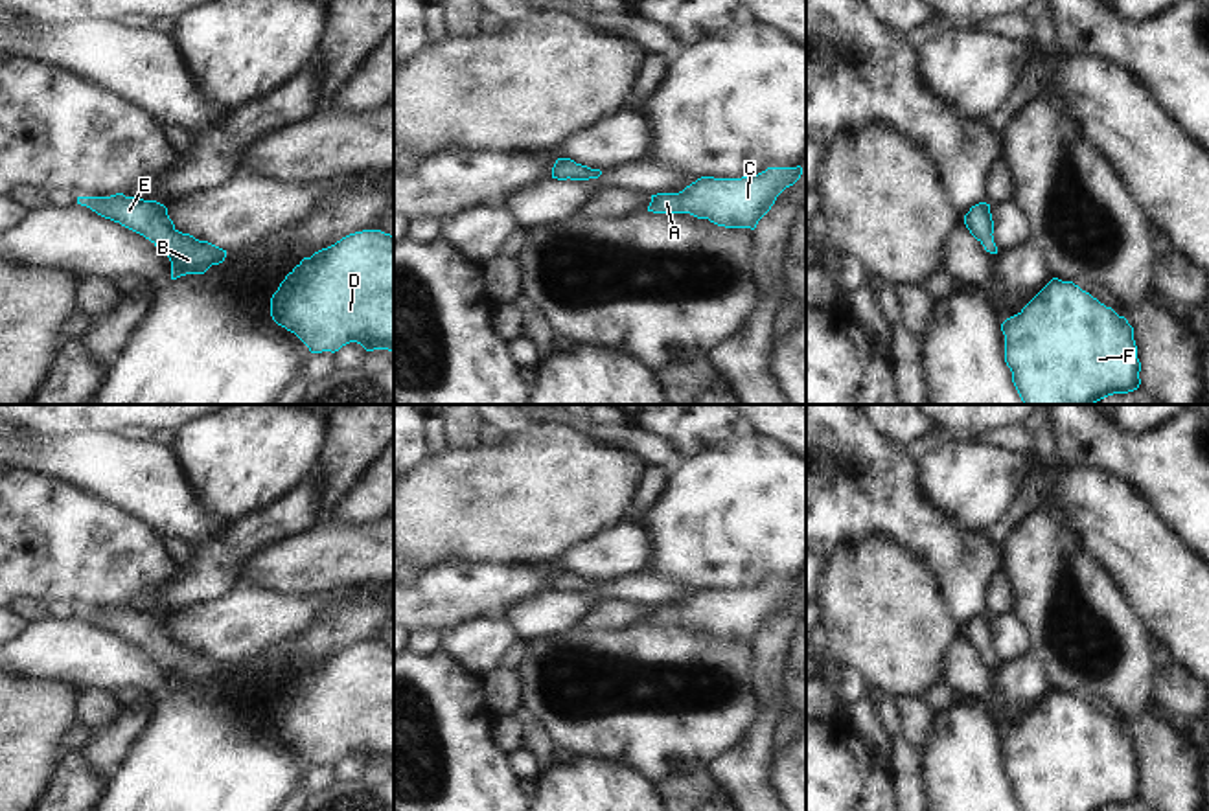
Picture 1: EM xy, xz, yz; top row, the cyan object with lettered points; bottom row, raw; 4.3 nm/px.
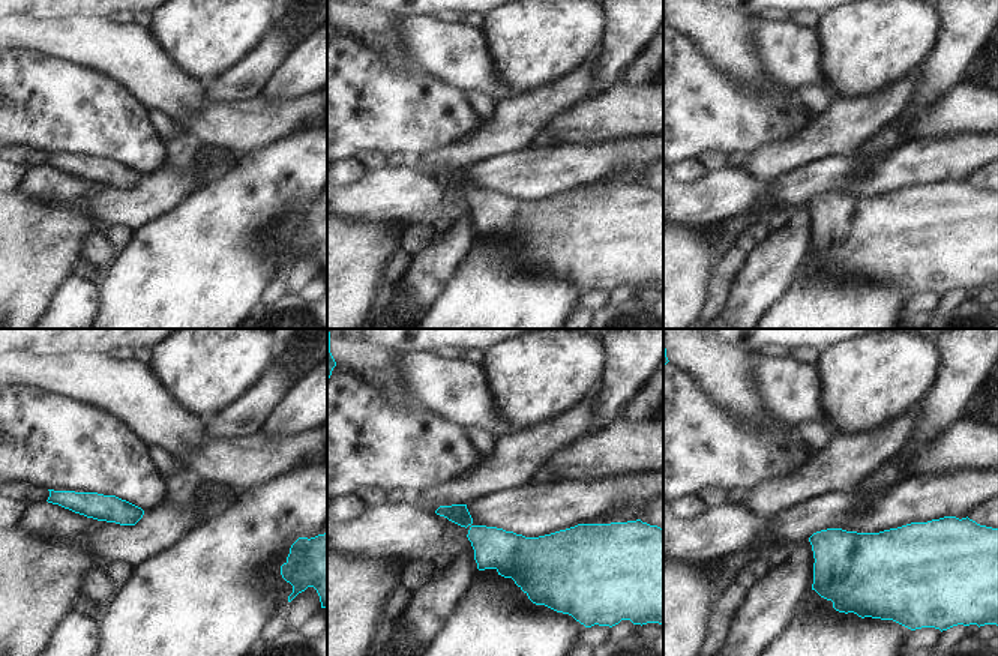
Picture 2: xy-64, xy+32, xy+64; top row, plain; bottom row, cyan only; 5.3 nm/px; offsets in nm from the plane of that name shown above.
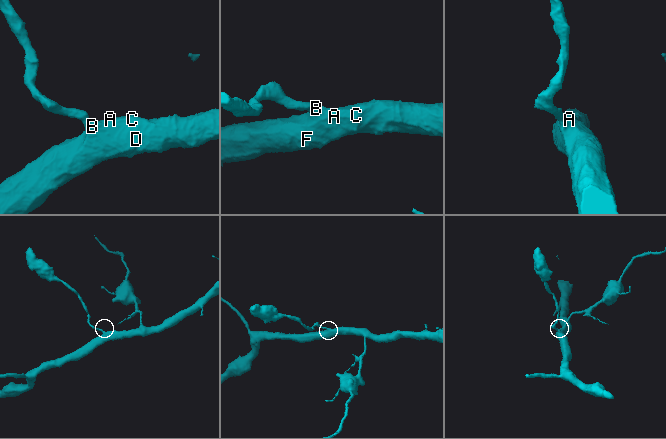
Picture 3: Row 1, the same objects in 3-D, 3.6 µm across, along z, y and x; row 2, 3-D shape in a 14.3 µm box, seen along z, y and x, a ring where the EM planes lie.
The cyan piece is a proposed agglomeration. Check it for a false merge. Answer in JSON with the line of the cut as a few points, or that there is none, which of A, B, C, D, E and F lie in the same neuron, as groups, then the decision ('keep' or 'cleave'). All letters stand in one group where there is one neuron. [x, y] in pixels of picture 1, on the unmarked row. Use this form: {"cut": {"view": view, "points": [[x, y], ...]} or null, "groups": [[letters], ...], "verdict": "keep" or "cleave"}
{"cut": null, "groups": [["A", "B", "C", "D", "E", "F"]], "verdict": "keep"}

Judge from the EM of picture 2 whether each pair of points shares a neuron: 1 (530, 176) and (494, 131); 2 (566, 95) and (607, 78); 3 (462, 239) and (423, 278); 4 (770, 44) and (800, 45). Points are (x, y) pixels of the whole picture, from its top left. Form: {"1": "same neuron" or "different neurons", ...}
{"1": "different neurons", "2": "different neurons", "3": "same neuron", "4": "same neuron"}

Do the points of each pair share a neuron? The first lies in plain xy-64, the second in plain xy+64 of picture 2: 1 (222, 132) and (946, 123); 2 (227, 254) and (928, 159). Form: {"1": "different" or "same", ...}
{"1": "same", "2": "different"}

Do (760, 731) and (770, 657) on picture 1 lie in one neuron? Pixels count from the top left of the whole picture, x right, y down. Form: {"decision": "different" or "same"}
{"decision": "same"}

